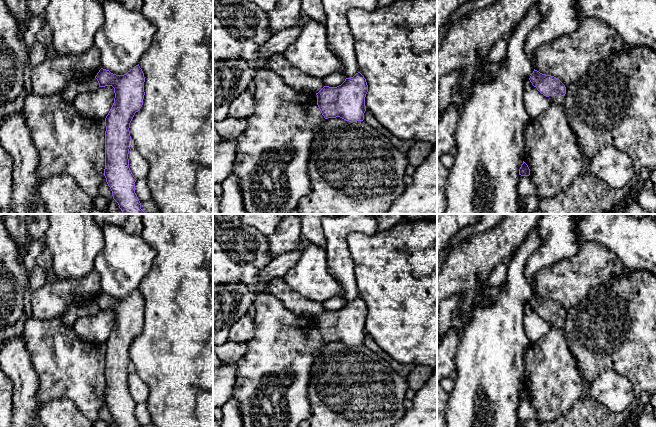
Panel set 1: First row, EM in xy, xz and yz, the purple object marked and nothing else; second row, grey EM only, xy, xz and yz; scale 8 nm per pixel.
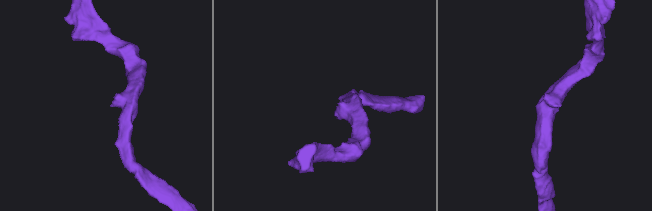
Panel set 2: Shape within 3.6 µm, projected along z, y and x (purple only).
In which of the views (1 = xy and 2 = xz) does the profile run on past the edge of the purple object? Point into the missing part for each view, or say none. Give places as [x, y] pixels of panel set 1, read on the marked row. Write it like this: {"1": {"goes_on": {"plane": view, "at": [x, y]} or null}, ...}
{"1": {"goes_on": null}, "2": {"goes_on": null}}

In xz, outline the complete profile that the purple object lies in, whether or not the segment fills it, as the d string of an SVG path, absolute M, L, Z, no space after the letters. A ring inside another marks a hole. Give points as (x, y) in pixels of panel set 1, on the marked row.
M358 72L337 87L324 86L317 95L317 105L325 119L340 117L349 122L364 120L368 85Z

